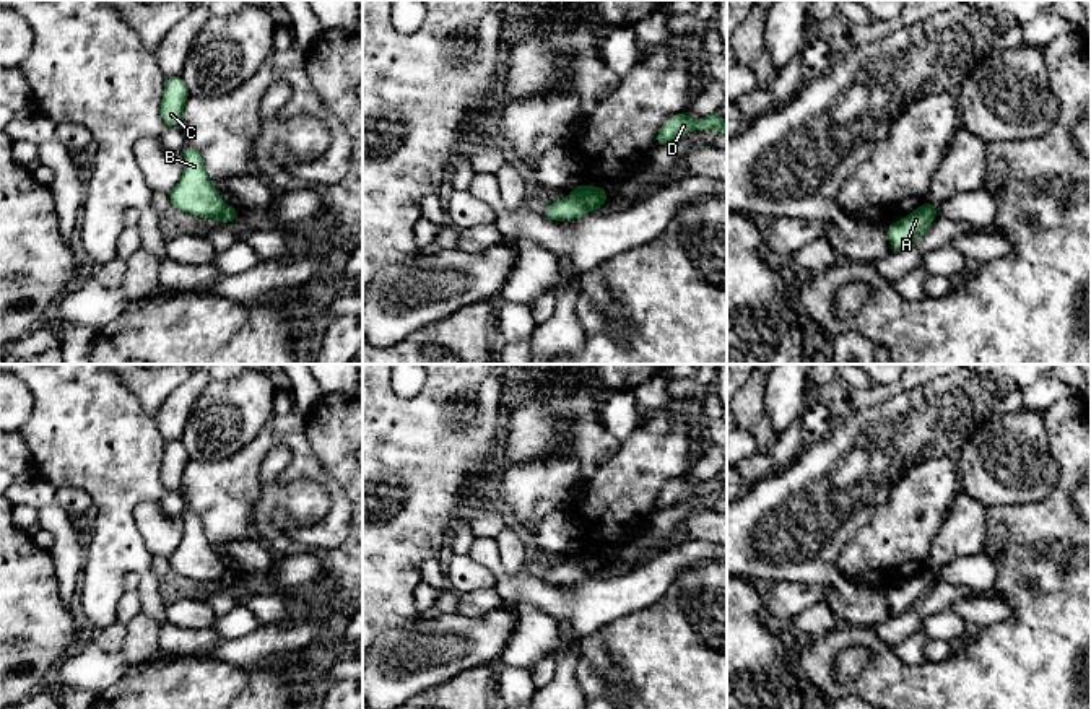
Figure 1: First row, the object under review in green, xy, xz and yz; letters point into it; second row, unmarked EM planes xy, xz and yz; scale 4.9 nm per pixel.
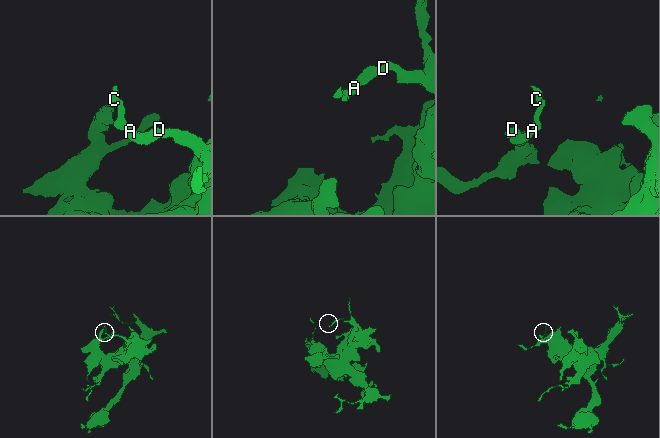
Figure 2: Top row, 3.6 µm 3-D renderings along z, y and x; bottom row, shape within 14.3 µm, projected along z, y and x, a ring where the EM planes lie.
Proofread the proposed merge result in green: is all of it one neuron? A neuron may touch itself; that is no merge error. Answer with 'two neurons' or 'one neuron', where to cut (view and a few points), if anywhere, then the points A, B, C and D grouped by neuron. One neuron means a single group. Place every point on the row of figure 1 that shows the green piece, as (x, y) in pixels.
two neurons; cut xz (573, 191), (592, 210); groups A D / B C

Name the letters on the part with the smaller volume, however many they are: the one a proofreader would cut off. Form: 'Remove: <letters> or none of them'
Remove: B, C

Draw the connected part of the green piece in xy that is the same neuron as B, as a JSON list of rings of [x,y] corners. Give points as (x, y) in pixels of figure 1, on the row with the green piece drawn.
[[[184,145],[184,172],[169,192],[171,207],[200,218],[216,220],[226,208],[218,189],[210,182],[200,153]]]

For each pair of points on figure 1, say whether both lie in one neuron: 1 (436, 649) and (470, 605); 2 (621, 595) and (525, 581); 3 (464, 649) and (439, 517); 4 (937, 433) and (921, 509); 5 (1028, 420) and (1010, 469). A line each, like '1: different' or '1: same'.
1: different
2: same
3: different
4: different
5: same

